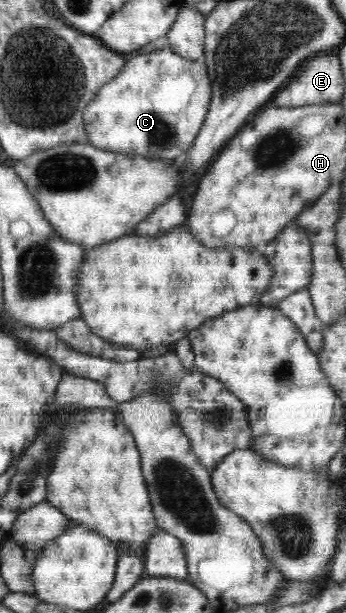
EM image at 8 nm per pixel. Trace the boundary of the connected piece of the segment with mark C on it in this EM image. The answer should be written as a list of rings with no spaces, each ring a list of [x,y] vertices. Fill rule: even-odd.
[[[165,46],[150,53],[137,54],[130,58],[120,73],[104,84],[88,105],[82,117],[90,145],[109,152],[136,152],[148,158],[164,162],[174,160],[186,152],[204,123],[212,99],[212,82],[206,72],[204,61],[190,60]]]

